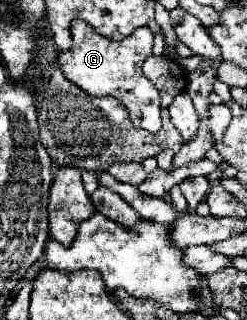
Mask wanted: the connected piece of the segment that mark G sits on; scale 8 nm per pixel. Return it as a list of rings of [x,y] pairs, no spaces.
[[[82,19],[72,21],[72,47],[58,55],[60,69],[68,81],[78,85],[88,95],[116,97],[130,113],[132,125],[146,129],[148,133],[158,133],[162,129],[160,117],[160,93],[158,89],[144,77],[142,63],[152,55],[154,33],[148,27],[136,29],[124,41],[110,41],[96,33],[92,25]]]

